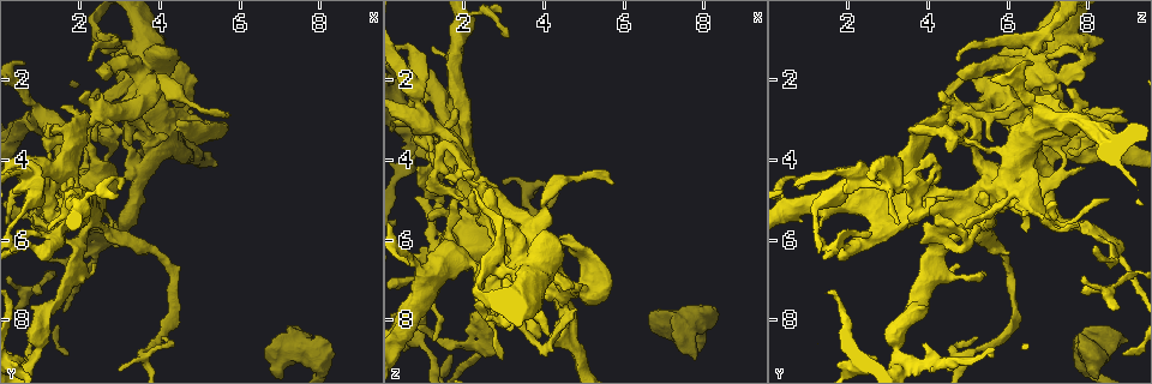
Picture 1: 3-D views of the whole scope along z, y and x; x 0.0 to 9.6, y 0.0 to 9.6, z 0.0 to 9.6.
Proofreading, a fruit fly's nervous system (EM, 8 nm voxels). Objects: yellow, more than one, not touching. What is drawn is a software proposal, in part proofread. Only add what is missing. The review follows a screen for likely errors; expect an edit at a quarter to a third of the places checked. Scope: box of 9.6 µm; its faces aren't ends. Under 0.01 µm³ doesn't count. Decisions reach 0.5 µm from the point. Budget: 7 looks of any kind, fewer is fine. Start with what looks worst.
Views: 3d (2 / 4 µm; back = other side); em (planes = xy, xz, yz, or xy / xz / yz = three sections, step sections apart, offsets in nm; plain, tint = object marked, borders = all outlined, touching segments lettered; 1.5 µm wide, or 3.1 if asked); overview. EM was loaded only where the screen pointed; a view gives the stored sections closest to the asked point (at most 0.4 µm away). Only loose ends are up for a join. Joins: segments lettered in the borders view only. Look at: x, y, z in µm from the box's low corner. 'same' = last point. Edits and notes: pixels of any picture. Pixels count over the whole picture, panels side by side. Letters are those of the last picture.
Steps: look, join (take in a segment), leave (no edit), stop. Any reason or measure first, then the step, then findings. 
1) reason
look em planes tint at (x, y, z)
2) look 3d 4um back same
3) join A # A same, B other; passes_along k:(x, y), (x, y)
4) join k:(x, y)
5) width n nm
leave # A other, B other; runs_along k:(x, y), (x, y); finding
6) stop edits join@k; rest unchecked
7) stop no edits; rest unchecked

thick end
look 3d 2um at (7.80, 8.50, 8.95)

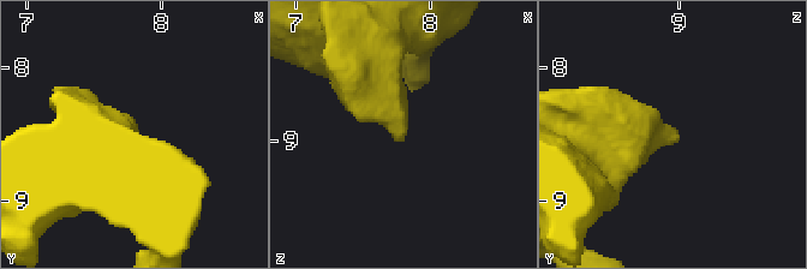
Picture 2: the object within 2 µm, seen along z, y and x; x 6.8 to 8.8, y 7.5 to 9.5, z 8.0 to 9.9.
look em planes borders at (7.80, 8.52, 9.00)

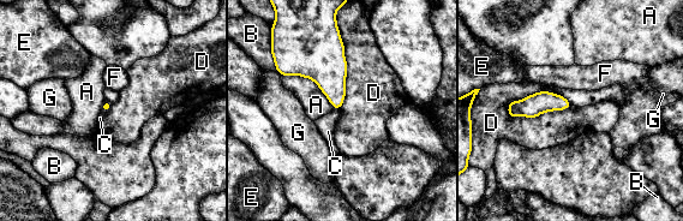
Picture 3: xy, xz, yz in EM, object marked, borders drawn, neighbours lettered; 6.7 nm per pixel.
leave # A other, B other, C other, D other, E other, F other, G other; border 3:(571, 105), (532, 118), (507, 112); none of them fits

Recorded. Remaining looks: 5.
free end
look em xy step 4 borders at (5.80, 2.75, 4.60)

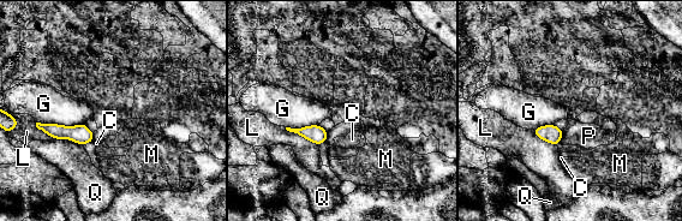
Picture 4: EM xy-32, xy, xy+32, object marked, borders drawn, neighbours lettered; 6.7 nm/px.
leave # C other, G other, L other, M other, P other, Q other; border 4:(36, 121), (64, 125), (84, 124); none of them fits

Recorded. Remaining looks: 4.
thin end
look em planes borders at (1.55, 2.65, 4.45)

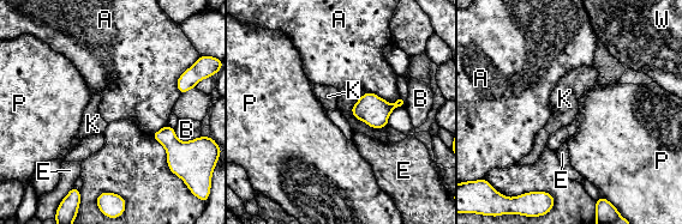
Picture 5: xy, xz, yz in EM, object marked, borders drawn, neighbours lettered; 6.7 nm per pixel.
leave # A other, B other, E other, K other, P other, W other; border 5:(365, 91), (390, 103), (399, 97); no lettered segment goes on from it

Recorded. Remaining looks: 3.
stop no edits; rest unchecked

